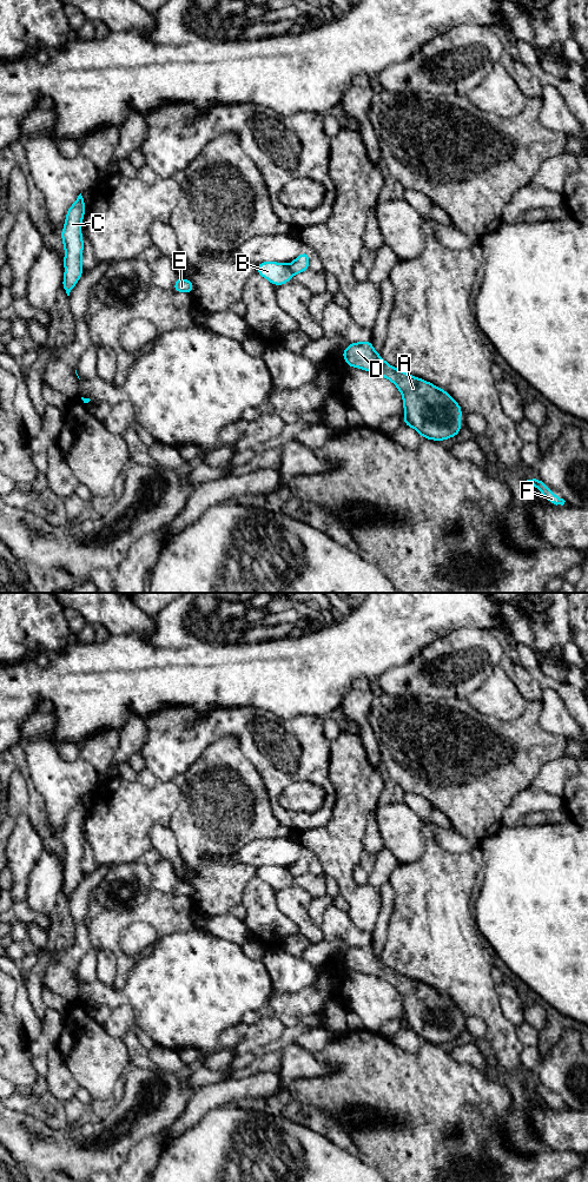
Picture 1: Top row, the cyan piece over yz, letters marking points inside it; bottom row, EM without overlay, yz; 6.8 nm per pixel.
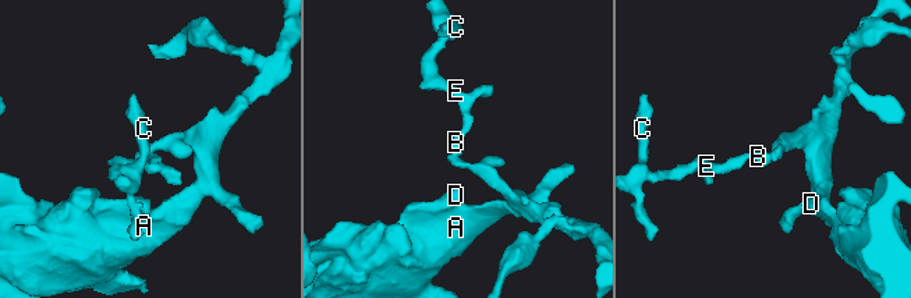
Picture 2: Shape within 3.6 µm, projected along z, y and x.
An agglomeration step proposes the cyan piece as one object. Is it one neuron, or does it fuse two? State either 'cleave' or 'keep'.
cleave

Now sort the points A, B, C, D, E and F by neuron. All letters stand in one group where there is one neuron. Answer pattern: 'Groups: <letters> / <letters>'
Groups: A D F / B C E

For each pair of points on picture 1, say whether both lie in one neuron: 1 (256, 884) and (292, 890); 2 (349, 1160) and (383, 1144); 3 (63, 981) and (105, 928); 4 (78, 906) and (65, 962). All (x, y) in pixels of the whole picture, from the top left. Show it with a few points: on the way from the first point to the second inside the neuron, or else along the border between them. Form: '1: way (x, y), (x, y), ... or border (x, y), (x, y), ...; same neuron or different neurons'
1: border (273, 889), (277, 906), (285, 915); different neurons
2: border (358, 1156), (367, 1164), (376, 1169); different neurons
3: border (87, 923), (90, 941), (93, 946); different neurons
4: way (80, 920), (81, 945), (79, 948); same neuron

